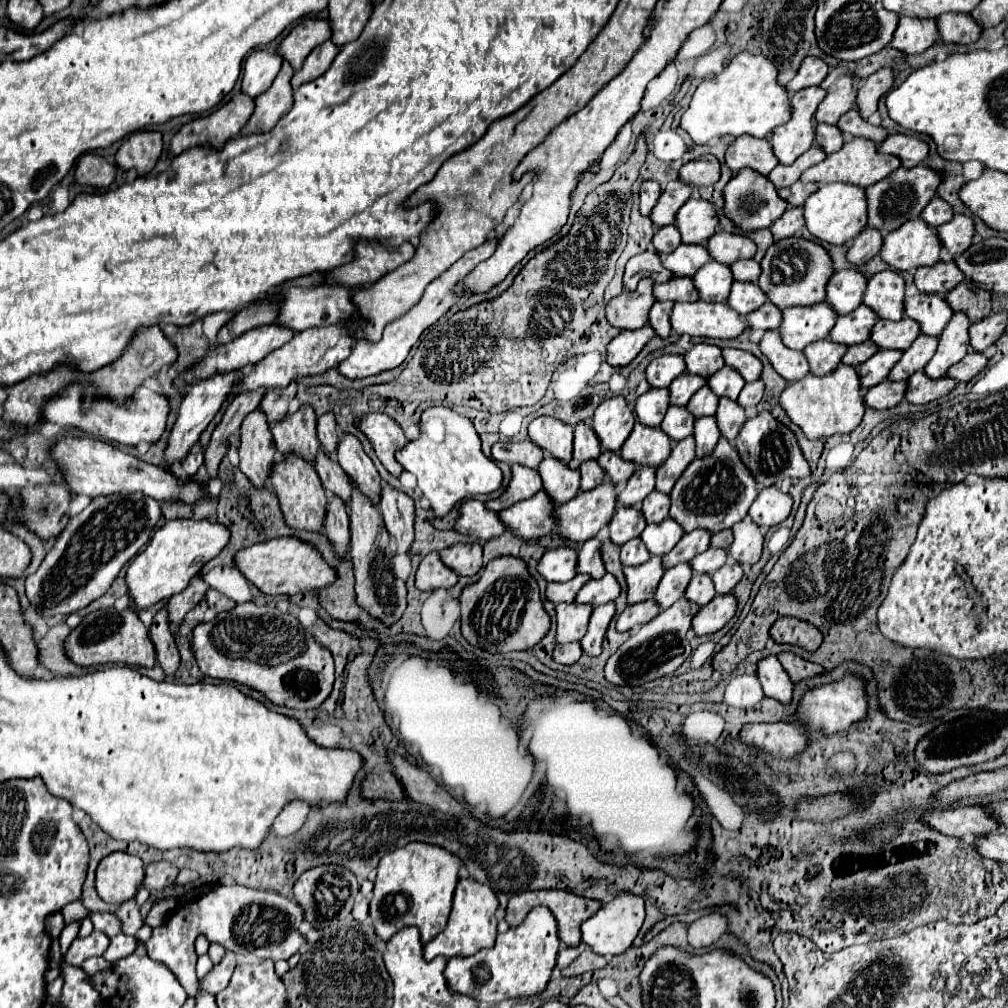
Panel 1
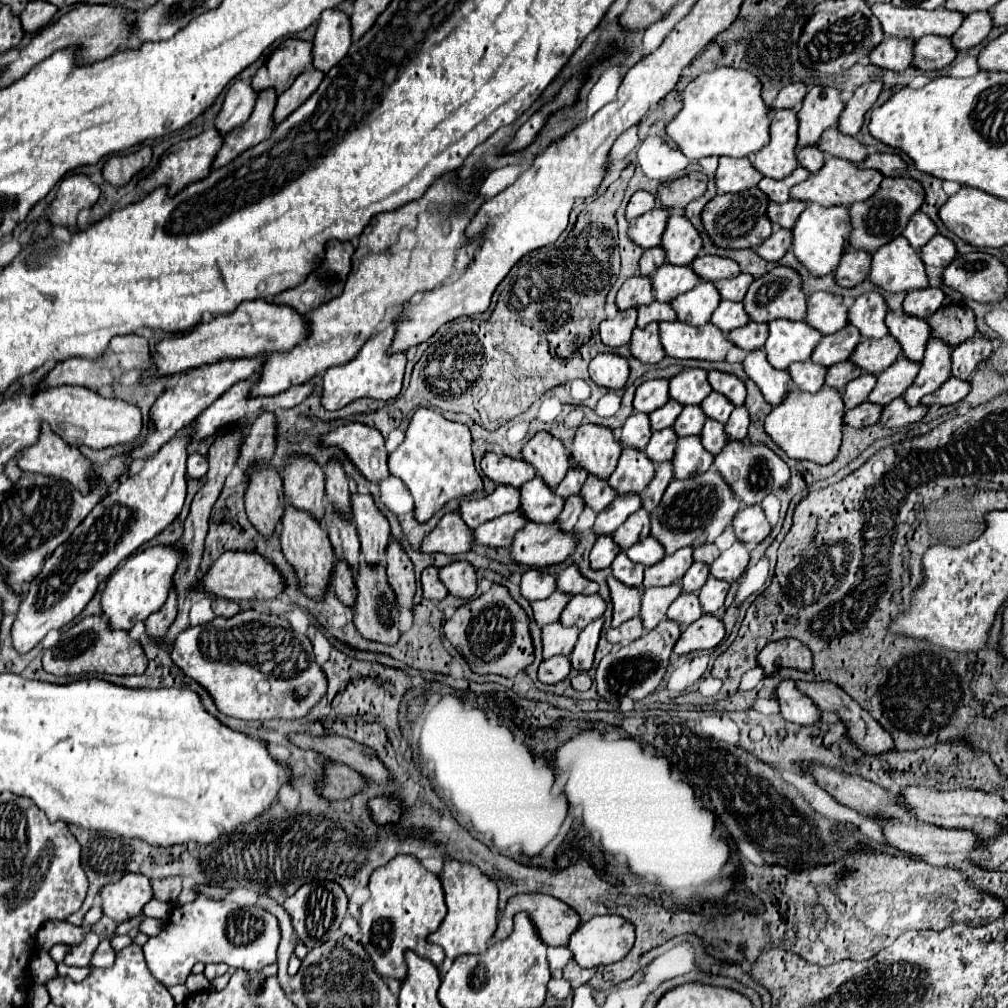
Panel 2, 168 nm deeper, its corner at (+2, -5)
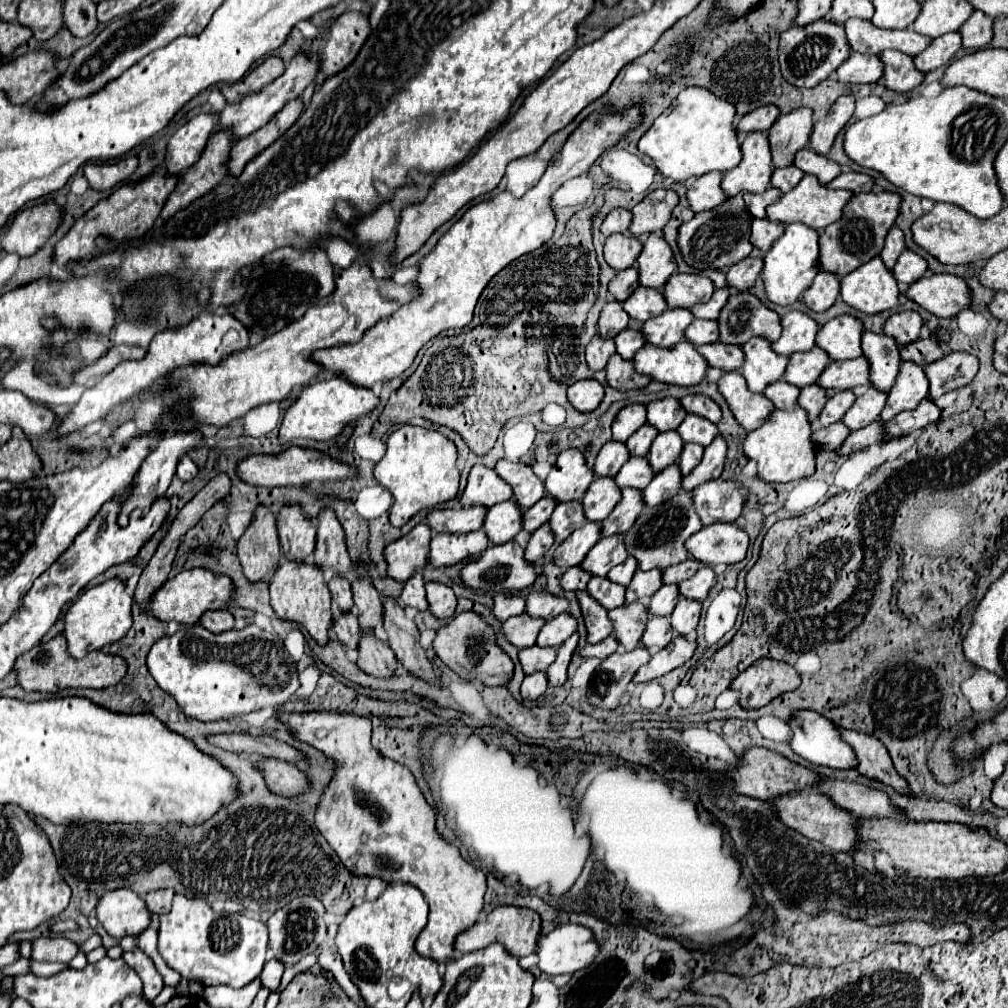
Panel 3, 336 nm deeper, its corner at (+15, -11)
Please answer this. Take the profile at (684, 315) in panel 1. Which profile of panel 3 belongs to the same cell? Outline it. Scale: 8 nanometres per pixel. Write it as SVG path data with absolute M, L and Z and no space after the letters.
M681 341L673 347L641 347L633 359L633 367L639 375L647 375L659 383L693 387L707 371L705 359L695 351L689 341Z

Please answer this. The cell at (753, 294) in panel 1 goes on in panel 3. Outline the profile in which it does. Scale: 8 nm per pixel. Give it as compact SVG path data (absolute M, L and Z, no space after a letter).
M695 319L687 329L685 329L685 339L693 343L695 347L715 343L719 339L717 331L717 321L705 321L705 319Z

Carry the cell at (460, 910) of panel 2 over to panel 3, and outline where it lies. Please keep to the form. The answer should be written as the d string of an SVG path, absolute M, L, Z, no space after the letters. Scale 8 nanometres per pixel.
M317 711L317 713L279 713L277 719L287 725L289 735L293 735L301 743L315 747L335 765L333 779L323 789L323 795L317 803L315 827L333 847L341 863L349 867L349 873L353 875L381 877L387 883L401 881L401 883L411 883L413 887L417 887L425 895L425 901L429 903L431 911L429 911L429 923L417 937L415 949L423 957L431 957L439 963L451 957L455 937L461 931L469 929L477 921L479 911L483 909L483 895L485 895L487 883L485 883L483 871L467 863L461 857L459 849L447 843L447 839L443 839L437 833L435 809L425 801L419 785L415 783L413 773L399 763L385 759L371 745L371 719L367 717L359 717L355 713Z

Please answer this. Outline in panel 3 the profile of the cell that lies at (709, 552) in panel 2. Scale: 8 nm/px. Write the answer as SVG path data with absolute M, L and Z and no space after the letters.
M685 559L683 563L677 563L677 565L673 565L673 567L667 567L667 569L663 571L661 581L663 581L665 585L669 585L669 583L681 583L681 581L693 577L693 573L697 573L699 567L701 567L701 563L697 563L697 561L693 561L693 559Z

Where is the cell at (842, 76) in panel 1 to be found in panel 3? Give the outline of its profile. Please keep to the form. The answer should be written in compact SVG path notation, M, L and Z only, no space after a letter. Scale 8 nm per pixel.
M803 107L787 115L781 115L769 129L769 147L775 167L789 167L793 155L799 149L805 149L813 129L813 111Z

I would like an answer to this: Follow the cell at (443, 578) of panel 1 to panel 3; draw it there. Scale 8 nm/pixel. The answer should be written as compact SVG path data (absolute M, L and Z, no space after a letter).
M419 573L411 575L405 585L401 595L397 597L397 601L403 607L415 607L417 611L425 611L427 609L427 599L425 599L425 581Z

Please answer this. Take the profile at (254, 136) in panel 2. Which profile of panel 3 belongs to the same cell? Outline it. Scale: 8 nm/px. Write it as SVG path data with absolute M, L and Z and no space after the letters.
M219 131L213 133L193 167L183 171L179 175L175 191L167 197L165 207L161 209L159 219L171 219L177 211L183 211L193 203L193 199L201 199L201 195L207 195L221 179L227 175L227 159L229 159L229 149L231 149L231 133L229 131Z

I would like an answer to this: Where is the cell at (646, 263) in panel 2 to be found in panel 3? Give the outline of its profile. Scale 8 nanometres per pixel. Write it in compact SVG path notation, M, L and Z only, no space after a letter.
M625 269L621 273L617 273L611 281L609 281L609 287L607 291L611 293L611 297L619 303L623 303L631 293L633 289L637 289L639 283L637 283L637 269Z

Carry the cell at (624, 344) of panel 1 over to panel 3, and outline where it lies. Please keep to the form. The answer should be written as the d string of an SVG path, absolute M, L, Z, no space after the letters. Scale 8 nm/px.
M579 381L573 383L567 389L567 401L579 411L579 413L591 413L599 407L605 391L603 385L597 381Z

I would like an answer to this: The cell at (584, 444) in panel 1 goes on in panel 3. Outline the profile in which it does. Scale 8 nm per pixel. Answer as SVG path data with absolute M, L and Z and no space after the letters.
M539 499L531 509L527 509L523 513L523 531L525 533L533 533L535 529L539 529L543 523L549 521L551 513L555 509L555 501L553 499Z

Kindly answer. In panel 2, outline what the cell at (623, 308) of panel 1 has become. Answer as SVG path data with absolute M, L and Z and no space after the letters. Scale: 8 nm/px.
M636 309L618 311L614 319L604 319L600 323L600 337L606 345L618 347L630 341L630 333L636 327Z

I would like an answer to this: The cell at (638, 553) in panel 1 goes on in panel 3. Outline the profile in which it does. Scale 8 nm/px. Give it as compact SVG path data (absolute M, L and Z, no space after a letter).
M591 577L589 583L587 583L587 591L605 609L621 607L623 599L625 599L625 587L617 585L617 583L611 583L605 577Z

